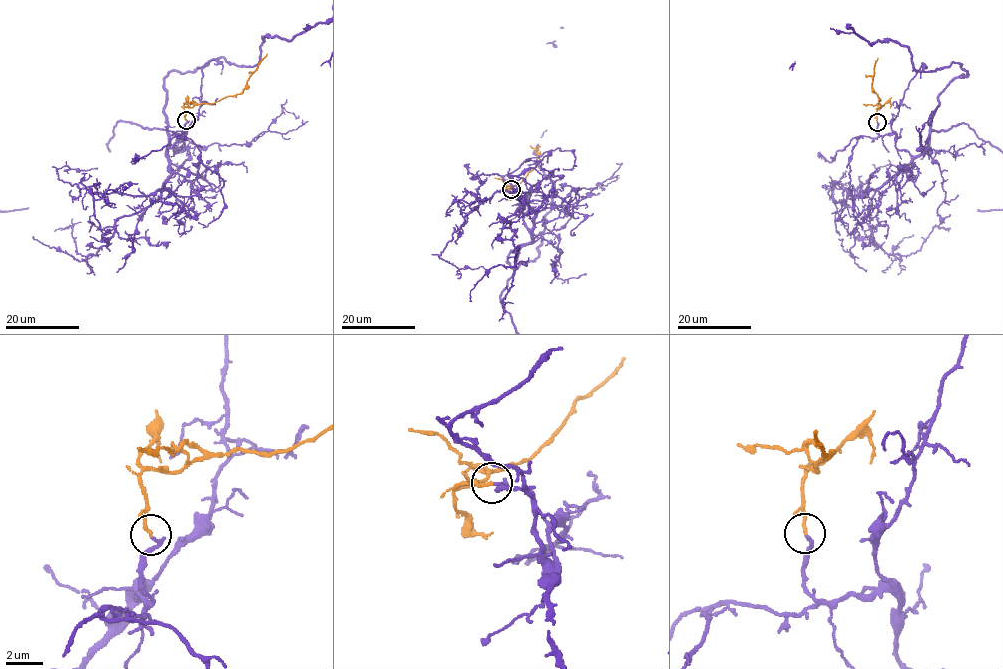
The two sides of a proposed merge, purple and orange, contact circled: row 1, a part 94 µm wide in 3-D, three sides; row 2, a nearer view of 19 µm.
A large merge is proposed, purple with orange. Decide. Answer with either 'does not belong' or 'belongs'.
belongs

